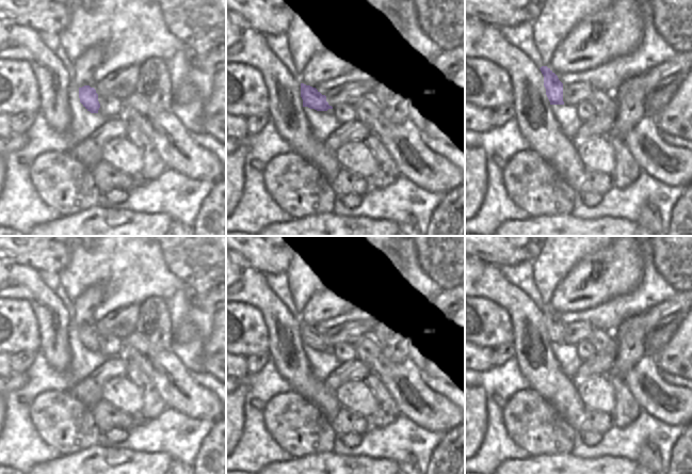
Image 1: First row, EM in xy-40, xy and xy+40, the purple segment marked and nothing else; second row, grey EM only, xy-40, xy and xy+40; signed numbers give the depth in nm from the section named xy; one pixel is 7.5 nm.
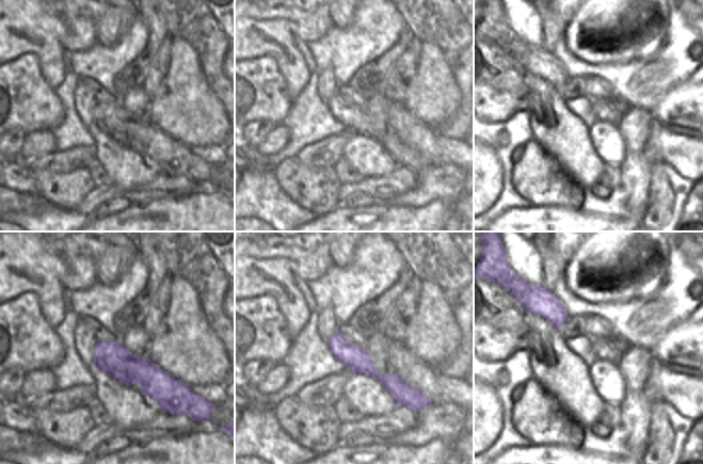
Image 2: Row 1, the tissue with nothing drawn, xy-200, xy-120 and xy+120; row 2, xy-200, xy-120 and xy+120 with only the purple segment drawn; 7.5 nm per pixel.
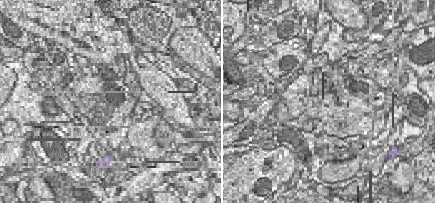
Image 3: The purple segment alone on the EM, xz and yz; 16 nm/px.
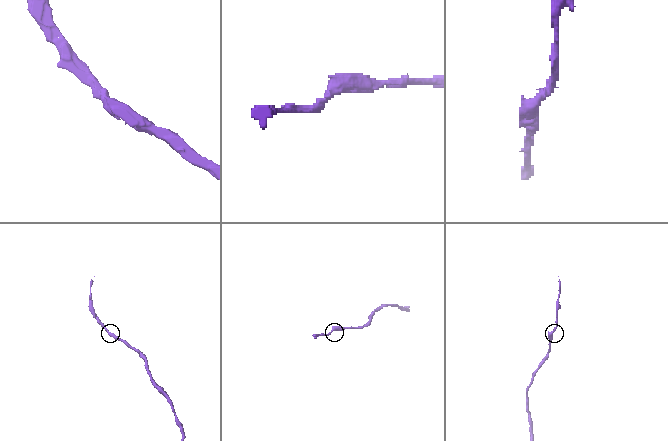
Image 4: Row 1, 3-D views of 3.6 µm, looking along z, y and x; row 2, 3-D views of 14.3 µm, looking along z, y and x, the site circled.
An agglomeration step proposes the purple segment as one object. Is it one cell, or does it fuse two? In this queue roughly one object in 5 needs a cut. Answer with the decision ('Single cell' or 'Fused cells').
Single cell.

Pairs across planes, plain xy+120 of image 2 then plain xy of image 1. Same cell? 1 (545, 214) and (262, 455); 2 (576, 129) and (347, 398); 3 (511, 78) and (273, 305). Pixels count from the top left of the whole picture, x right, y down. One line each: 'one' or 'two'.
1: two
2: two
3: two

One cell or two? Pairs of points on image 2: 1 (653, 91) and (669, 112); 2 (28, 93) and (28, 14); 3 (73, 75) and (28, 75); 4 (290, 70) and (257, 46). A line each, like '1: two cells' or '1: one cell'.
1: two cells
2: two cells
3: two cells
4: one cell

